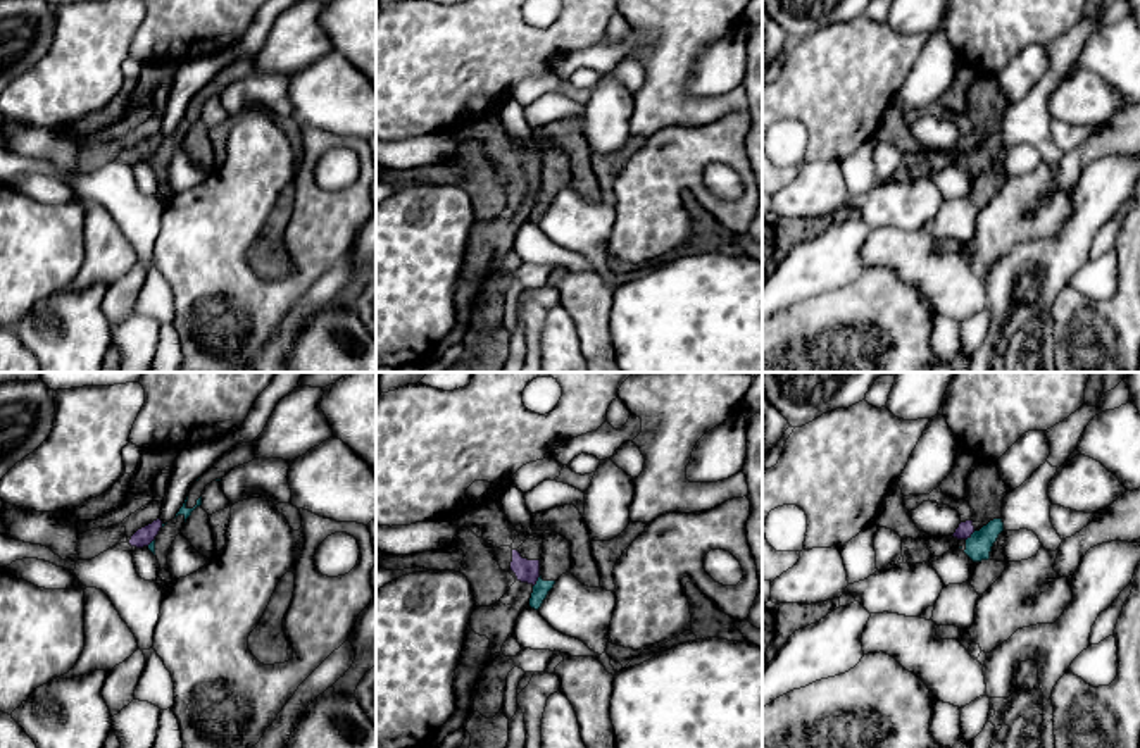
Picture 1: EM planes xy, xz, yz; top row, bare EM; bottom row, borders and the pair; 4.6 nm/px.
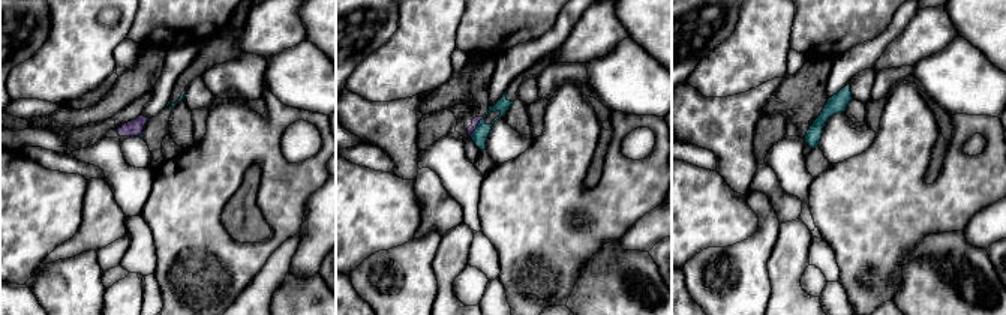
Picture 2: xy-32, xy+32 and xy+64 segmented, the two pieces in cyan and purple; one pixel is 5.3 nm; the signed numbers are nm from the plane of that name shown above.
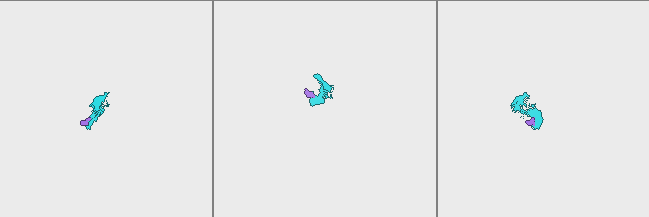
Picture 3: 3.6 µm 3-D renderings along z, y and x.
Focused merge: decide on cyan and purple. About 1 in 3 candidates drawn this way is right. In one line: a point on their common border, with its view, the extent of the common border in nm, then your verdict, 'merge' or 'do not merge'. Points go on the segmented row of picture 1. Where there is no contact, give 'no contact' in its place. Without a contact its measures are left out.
xz (537, 581) | 70 nm | do not merge

